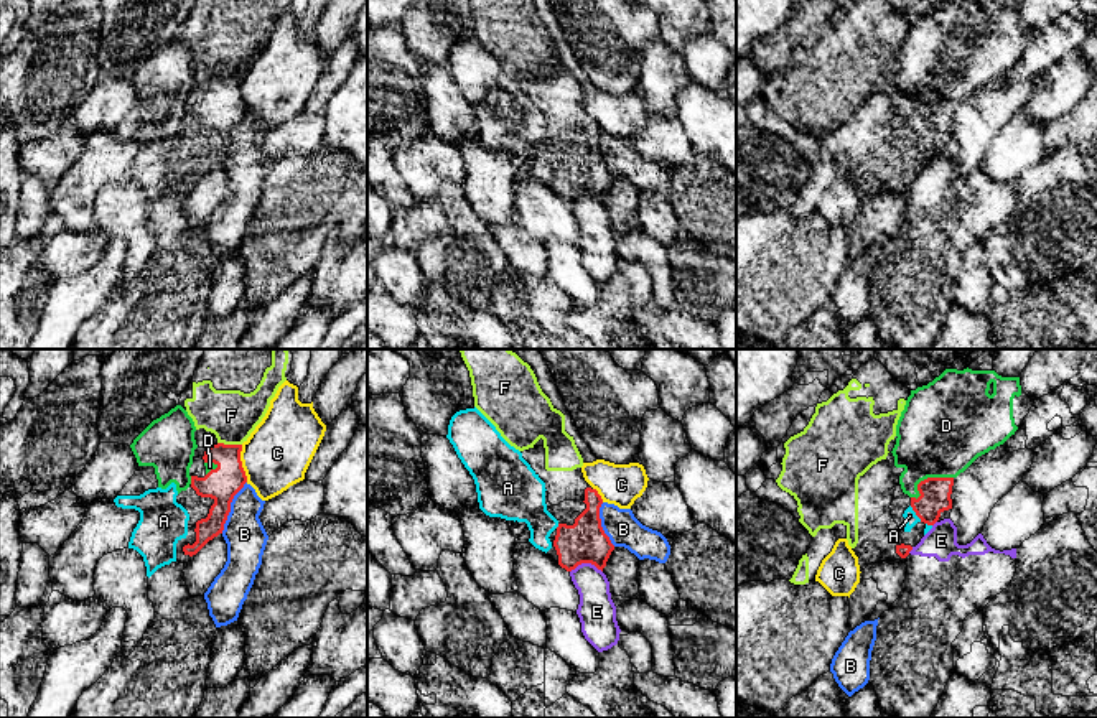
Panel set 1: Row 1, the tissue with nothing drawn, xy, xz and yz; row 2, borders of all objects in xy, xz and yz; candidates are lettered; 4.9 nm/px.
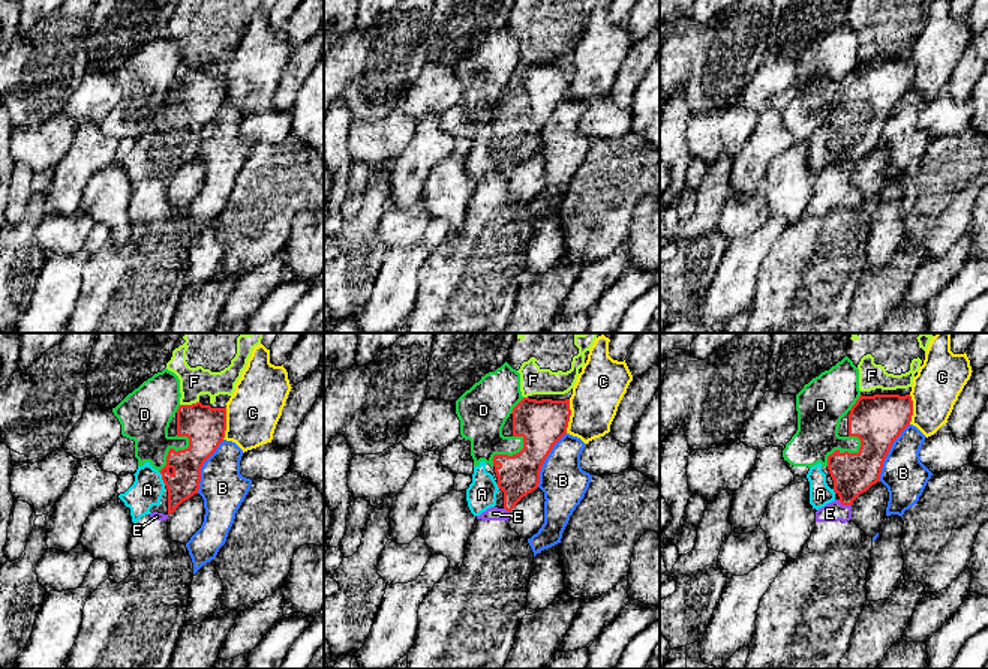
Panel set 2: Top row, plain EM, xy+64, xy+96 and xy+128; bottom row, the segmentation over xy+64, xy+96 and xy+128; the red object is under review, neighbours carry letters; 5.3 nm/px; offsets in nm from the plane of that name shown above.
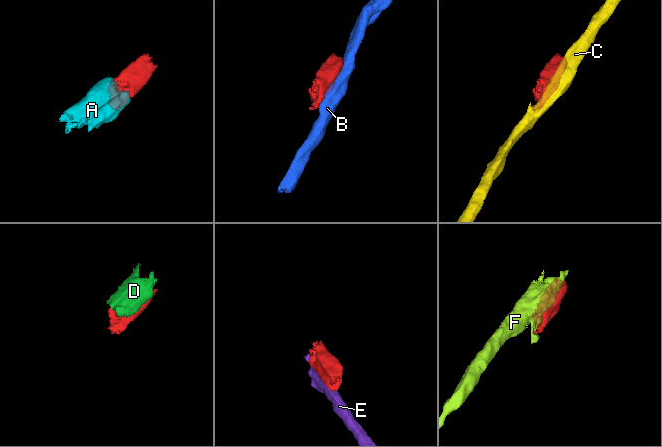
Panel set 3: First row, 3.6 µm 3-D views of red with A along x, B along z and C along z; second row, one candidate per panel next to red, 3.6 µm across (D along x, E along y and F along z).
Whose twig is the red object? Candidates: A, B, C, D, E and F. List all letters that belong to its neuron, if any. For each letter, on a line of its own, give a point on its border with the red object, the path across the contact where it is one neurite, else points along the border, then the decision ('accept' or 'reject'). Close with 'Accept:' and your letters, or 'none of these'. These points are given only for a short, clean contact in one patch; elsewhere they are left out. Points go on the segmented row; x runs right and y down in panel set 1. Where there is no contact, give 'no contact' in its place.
A: yz (916, 514) | across yz (934, 498), (916, 514), (910, 516) | accept
B: xy (229, 508) | reject
C: xy (241, 463) | reject
D: yz (928, 478) | reject
E: xz (585, 562) | reject
F: xy (229, 445) | reject
Accept: A

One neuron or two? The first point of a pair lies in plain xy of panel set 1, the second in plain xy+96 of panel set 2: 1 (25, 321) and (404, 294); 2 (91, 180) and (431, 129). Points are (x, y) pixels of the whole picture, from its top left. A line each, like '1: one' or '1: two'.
1: two
2: one

